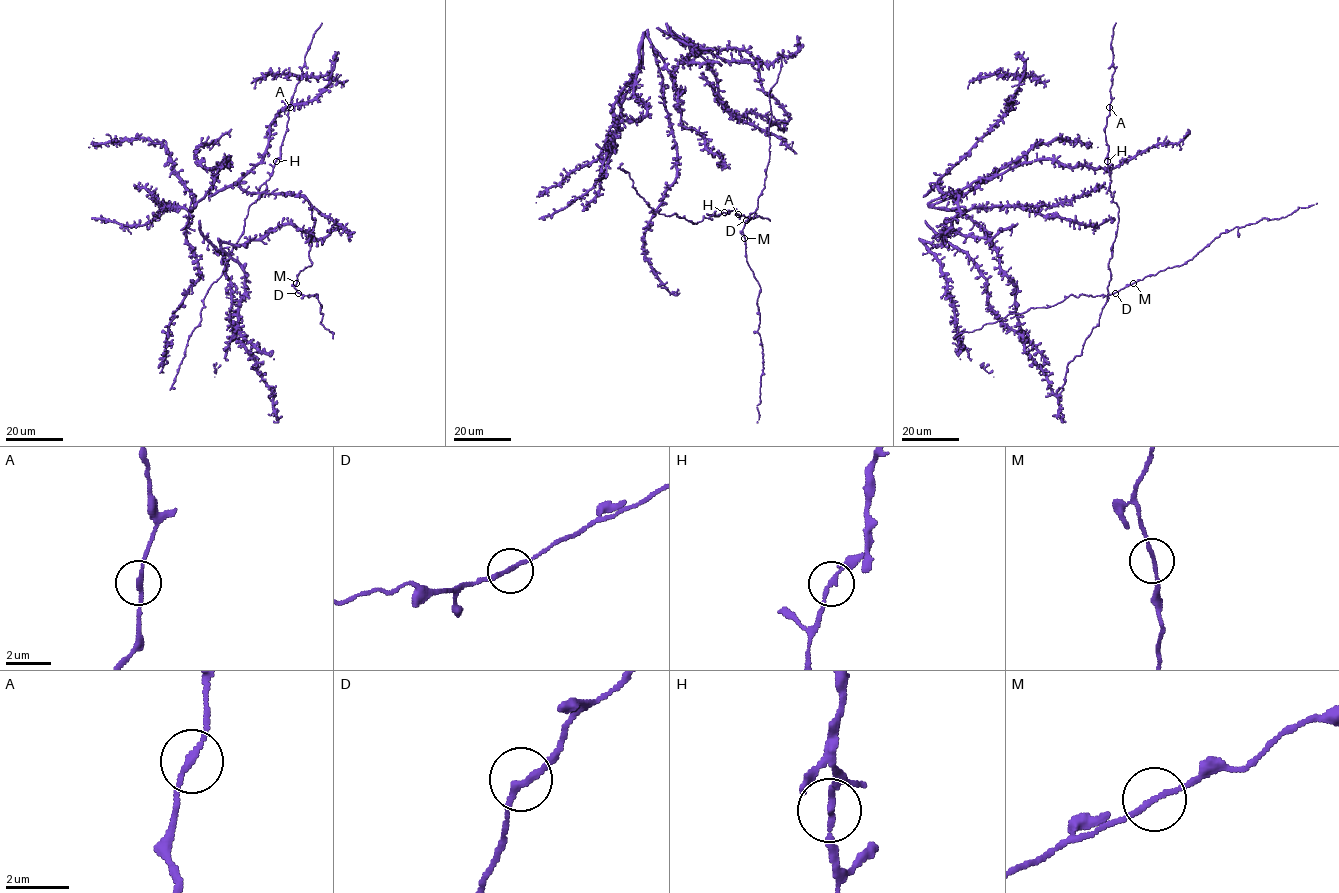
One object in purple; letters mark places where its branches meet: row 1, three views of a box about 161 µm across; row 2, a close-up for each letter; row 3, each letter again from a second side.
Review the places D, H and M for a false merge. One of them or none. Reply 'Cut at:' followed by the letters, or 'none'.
Cut at: none

